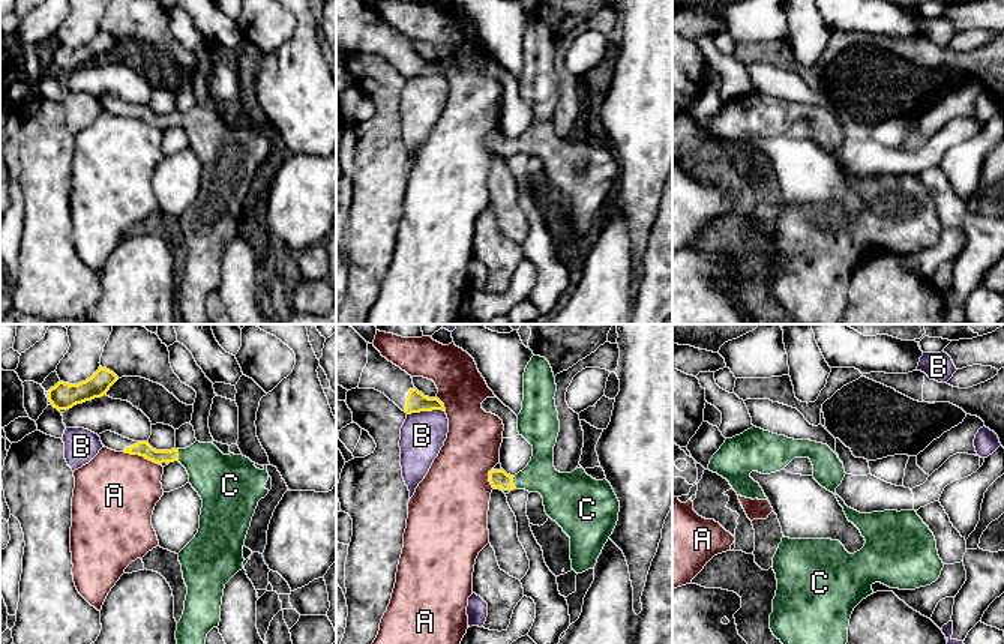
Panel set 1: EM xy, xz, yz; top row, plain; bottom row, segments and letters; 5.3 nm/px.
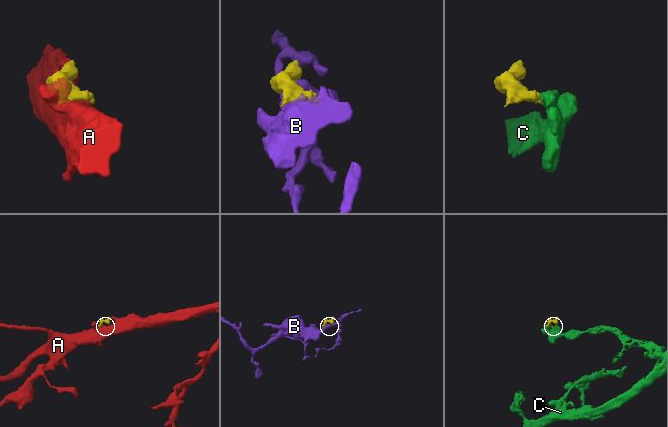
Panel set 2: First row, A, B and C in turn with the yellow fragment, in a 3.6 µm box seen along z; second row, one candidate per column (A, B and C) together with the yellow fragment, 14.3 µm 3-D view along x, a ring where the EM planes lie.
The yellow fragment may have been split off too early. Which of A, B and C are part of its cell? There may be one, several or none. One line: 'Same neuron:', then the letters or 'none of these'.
Same neuron: C

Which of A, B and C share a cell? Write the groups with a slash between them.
A / B / C

